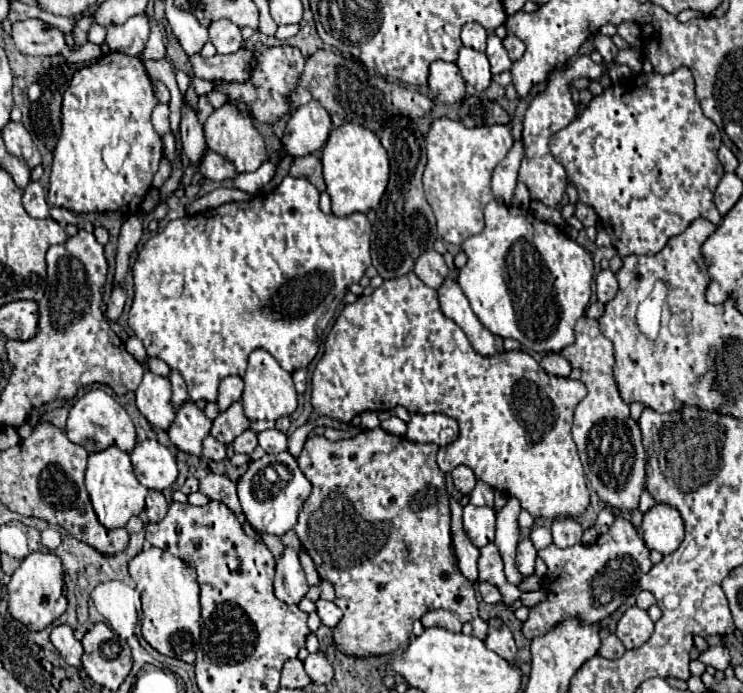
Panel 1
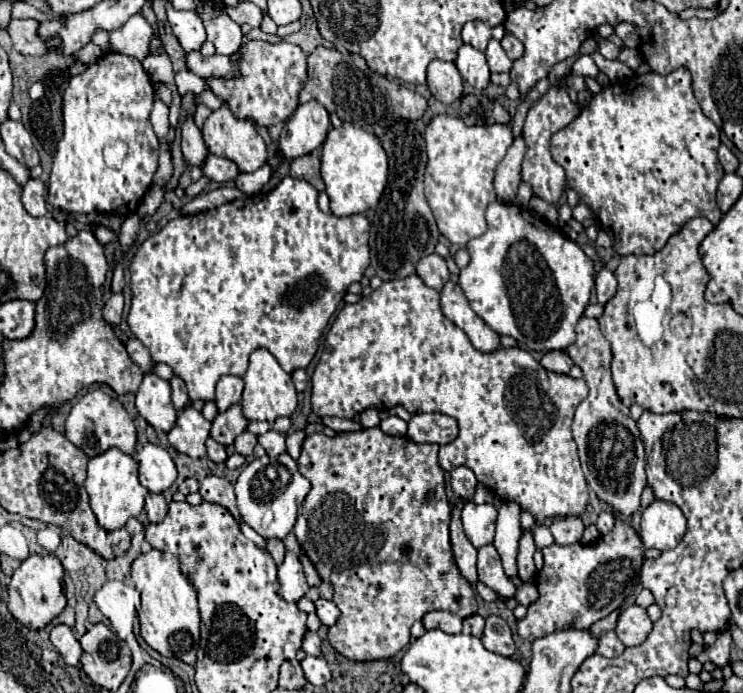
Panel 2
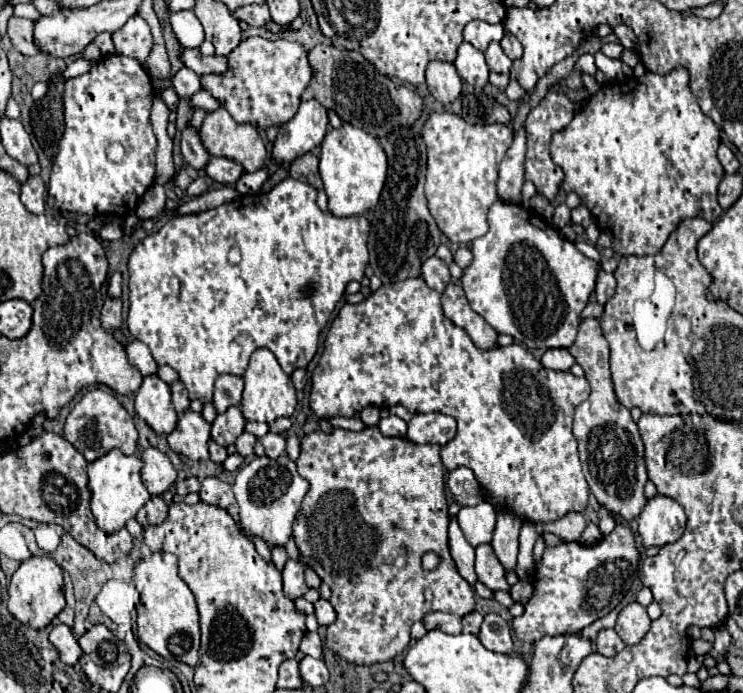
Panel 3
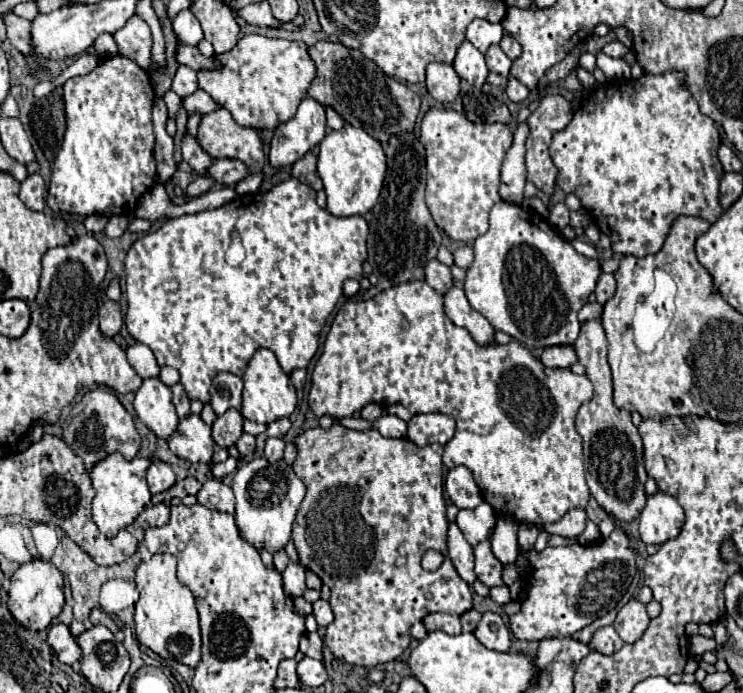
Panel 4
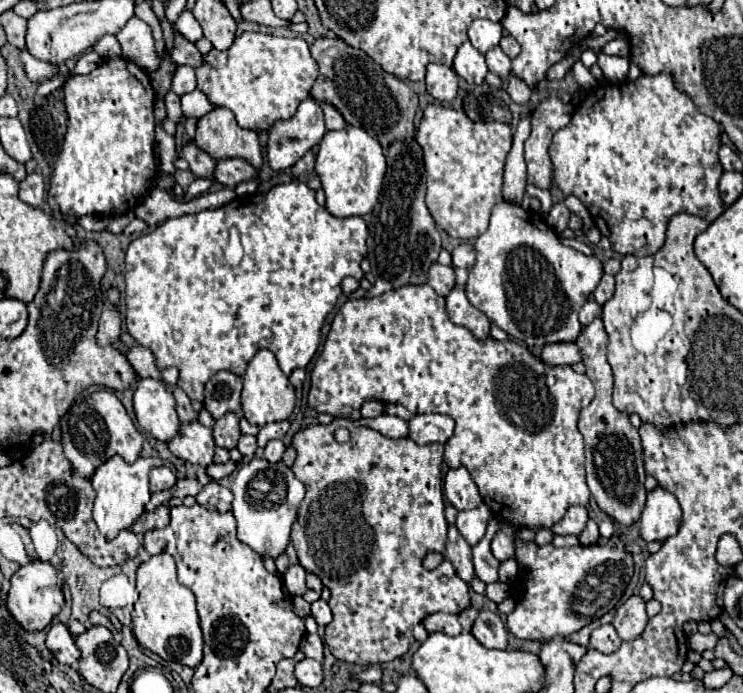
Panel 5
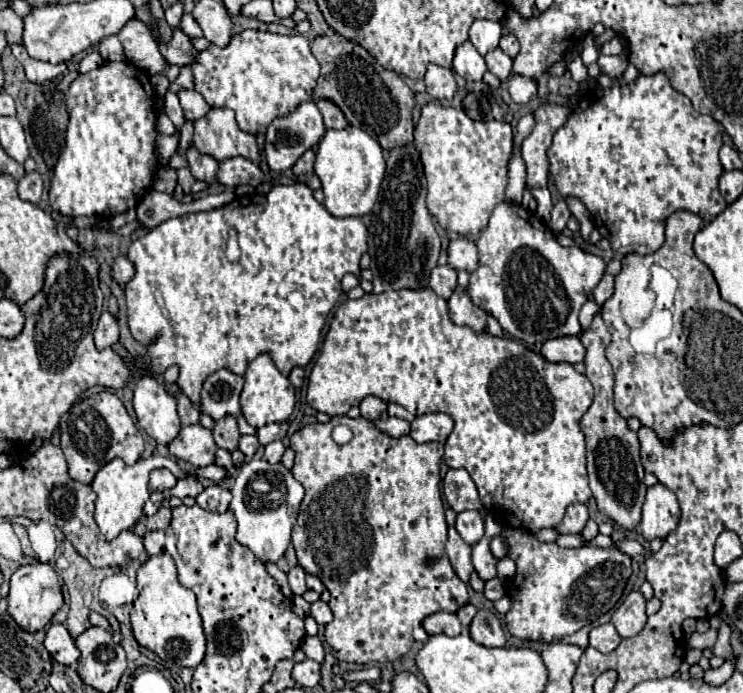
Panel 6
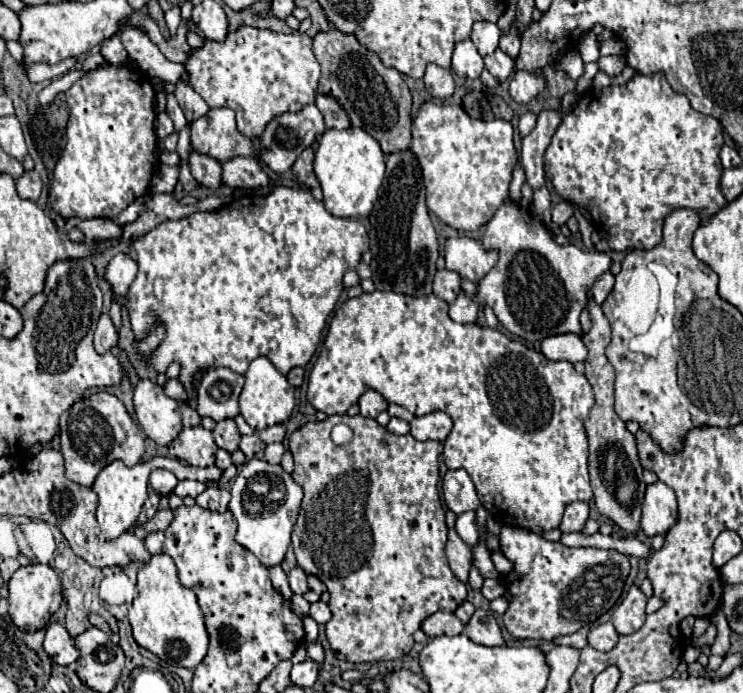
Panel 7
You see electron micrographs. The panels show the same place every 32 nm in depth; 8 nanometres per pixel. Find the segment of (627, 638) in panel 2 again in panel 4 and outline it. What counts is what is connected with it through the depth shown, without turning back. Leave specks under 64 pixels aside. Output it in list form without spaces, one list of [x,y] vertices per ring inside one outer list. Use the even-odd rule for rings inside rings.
[[[638,598],[626,602],[618,610],[616,620],[614,620],[614,628],[616,628],[618,636],[628,644],[636,642],[644,634],[648,624],[650,624],[650,618],[646,614],[646,606]]]

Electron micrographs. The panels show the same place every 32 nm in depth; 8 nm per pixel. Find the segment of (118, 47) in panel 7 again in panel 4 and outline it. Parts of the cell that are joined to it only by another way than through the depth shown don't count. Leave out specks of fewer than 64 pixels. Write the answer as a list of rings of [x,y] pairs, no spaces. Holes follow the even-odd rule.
[[[112,34],[100,36],[100,38],[94,42],[94,48],[96,48],[96,52],[98,52],[102,58],[118,56],[118,46],[116,46],[116,40],[114,40]]]

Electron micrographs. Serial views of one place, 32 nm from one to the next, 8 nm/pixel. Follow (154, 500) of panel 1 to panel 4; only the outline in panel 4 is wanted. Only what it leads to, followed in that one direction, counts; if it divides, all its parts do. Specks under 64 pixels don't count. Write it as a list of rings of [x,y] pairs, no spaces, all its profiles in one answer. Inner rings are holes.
[[[156,504],[152,508],[144,508],[140,516],[134,520],[134,528],[138,530],[148,530],[154,526],[164,526],[170,518],[170,508],[166,504]]]

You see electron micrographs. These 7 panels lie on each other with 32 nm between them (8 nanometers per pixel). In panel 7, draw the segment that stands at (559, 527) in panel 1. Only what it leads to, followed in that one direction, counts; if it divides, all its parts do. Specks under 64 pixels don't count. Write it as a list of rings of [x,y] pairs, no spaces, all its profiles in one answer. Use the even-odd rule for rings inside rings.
[[[570,502],[564,510],[564,518],[560,524],[560,530],[566,532],[580,532],[588,520],[588,504],[586,502]]]

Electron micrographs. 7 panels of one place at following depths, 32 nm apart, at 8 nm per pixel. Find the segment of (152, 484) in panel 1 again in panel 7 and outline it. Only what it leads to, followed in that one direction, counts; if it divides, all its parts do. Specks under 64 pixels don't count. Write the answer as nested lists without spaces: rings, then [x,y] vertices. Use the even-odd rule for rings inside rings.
[[[152,470],[152,474],[150,474],[152,490],[162,494],[162,496],[172,494],[176,484],[178,484],[178,478],[172,472],[168,472],[168,470]]]

